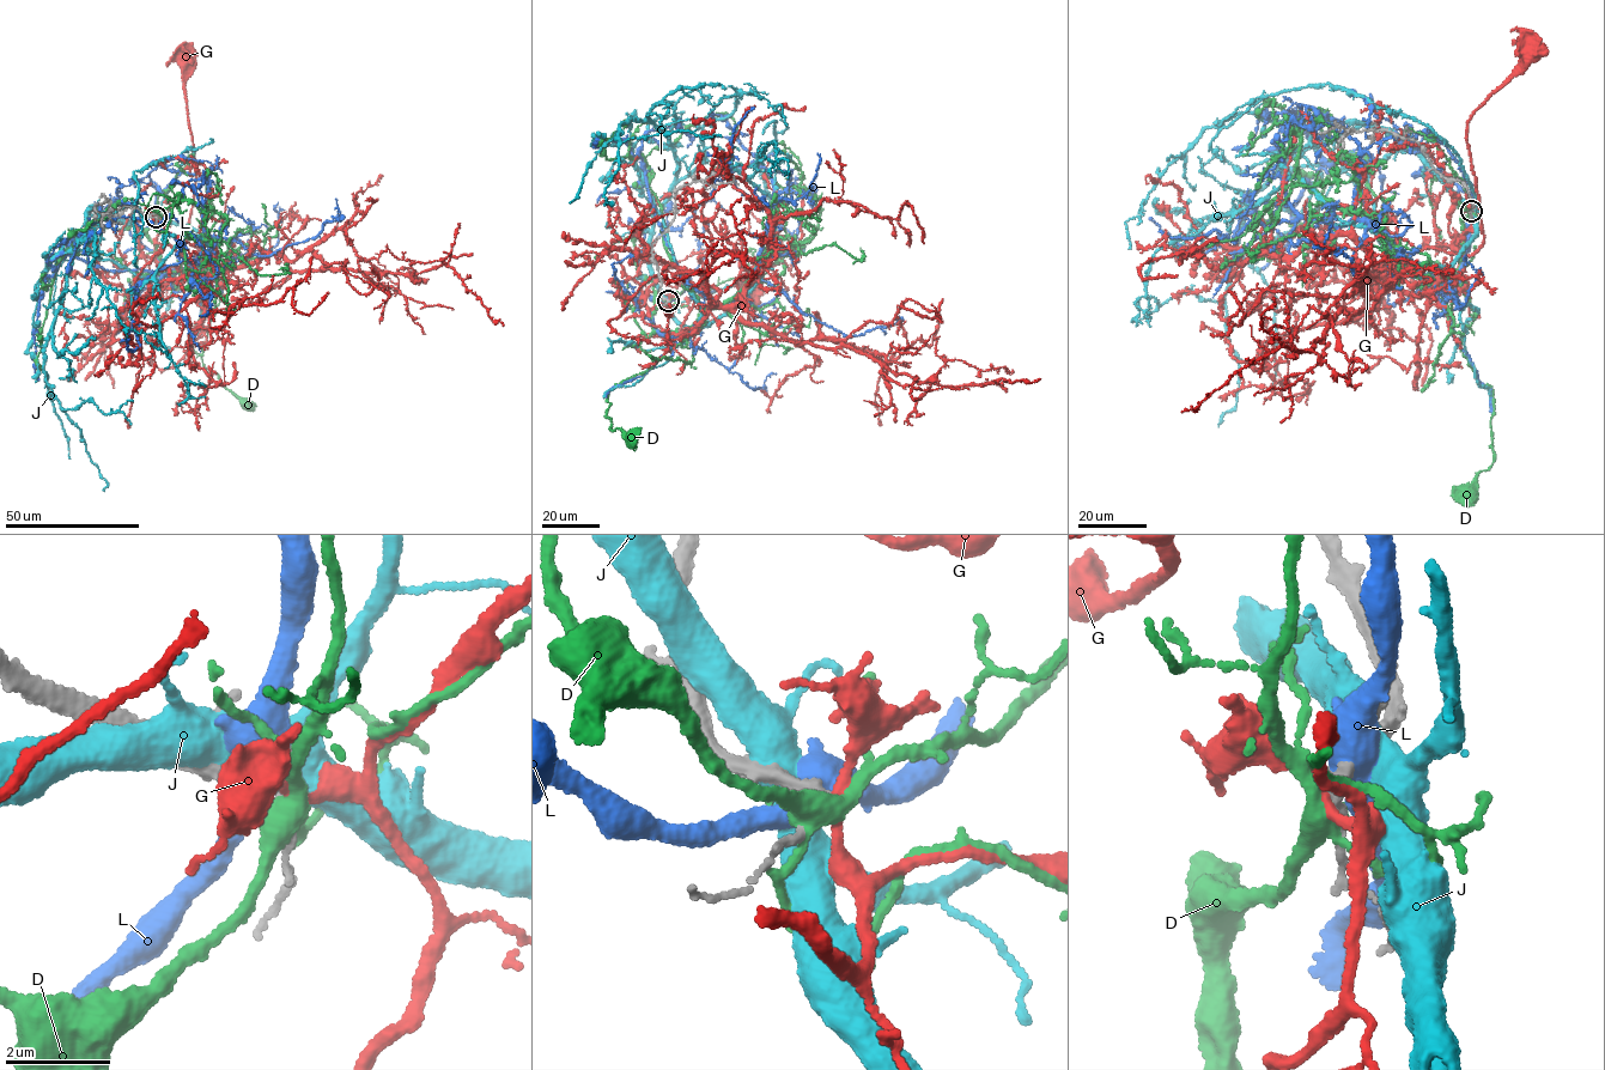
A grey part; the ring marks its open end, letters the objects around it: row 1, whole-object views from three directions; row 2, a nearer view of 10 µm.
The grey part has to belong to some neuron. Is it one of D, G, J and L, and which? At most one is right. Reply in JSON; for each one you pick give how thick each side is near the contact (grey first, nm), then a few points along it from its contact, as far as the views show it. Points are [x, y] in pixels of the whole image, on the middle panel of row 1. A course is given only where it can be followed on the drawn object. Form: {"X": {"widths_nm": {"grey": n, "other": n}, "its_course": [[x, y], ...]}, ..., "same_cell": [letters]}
{"same_cell": []}

